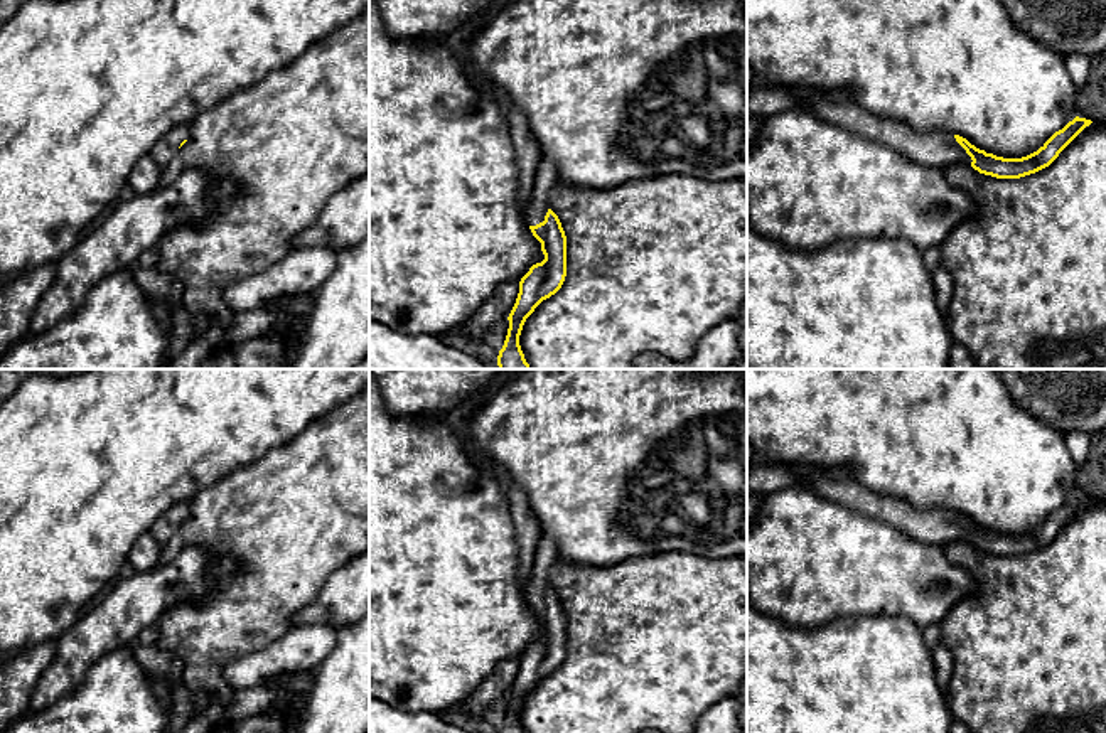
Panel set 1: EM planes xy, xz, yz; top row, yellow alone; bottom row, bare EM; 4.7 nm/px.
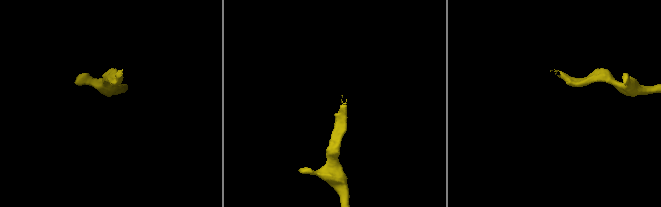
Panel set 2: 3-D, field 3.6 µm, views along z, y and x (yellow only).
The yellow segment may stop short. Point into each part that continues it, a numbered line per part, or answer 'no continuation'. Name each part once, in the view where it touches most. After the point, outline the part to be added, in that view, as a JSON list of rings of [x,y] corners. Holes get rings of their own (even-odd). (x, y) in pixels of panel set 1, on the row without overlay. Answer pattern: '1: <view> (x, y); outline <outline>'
1: yz (934, 526); outline [[[784,463],[796,474],[808,477],[818,494],[856,509],[865,516],[883,521],[919,541],[944,548],[951,541],[969,541],[971,534],[948,509],[917,509],[905,500],[887,497],[853,479],[835,482],[826,470],[804,463]]]

